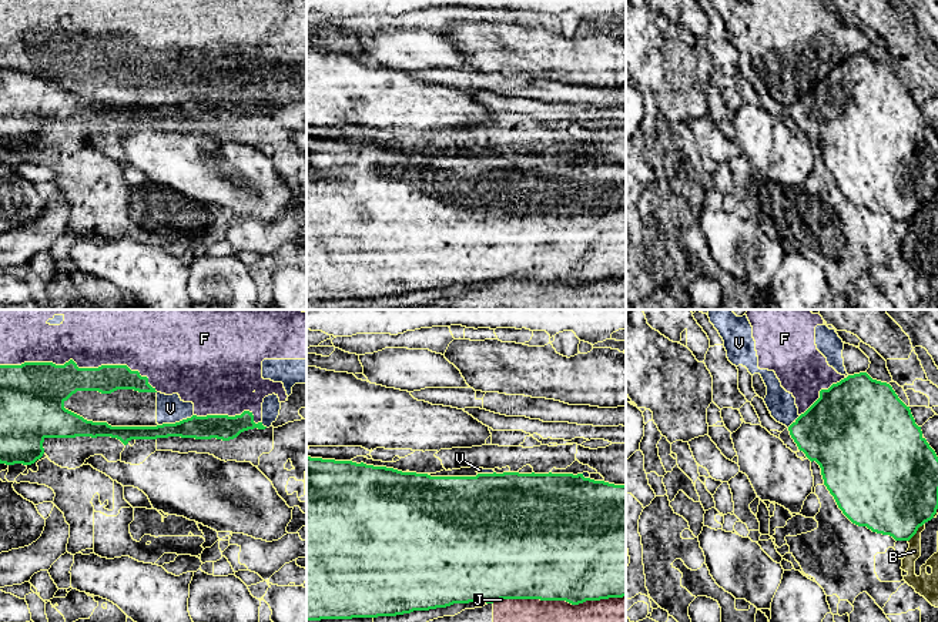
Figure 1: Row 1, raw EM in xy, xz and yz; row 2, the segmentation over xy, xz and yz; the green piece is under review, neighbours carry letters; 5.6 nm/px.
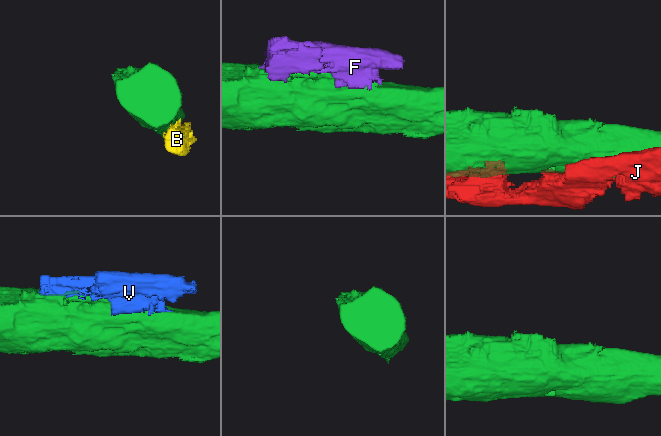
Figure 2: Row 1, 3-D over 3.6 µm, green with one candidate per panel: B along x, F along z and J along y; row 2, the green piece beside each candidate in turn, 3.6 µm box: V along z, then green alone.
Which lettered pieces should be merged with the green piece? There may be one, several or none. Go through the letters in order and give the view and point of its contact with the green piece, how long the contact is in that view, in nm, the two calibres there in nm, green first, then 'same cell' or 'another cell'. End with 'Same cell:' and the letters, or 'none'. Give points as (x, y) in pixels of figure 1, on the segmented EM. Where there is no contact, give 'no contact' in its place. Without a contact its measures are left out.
B: contact yz (915, 532); length 130 nm; calibres 460 and 80 nm; another cell
F: contact xy (80, 368); length 900 nm; calibres 300 and 420 nm; another cell
J: contact xz (558, 599); length 750 nm; calibres 500 and 130 nm; another cell
V: contact xy (176, 422); length 220 nm; calibres 140 and 160 nm; another cell
Same cell: none

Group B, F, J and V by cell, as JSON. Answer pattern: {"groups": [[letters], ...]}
{"groups": [["B", "J"], ["F", "V"]]}

